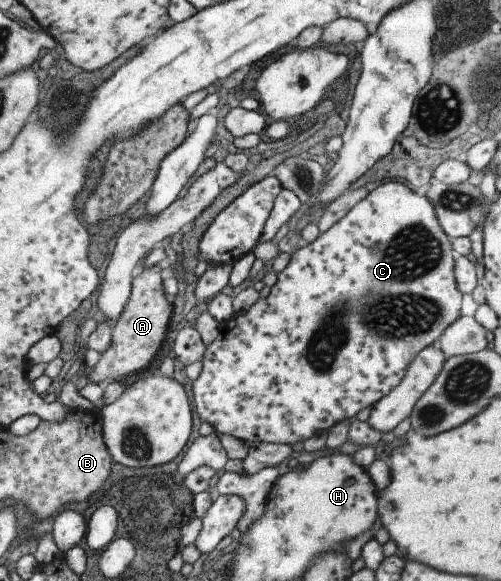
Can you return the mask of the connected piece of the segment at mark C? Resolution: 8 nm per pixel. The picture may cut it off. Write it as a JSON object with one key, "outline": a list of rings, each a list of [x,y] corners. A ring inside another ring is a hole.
{"outline":[[[399,182],[381,184],[329,230],[320,233],[313,242],[294,252],[286,268],[277,273],[277,281],[266,298],[259,298],[249,310],[239,311],[228,324],[219,327],[217,338],[206,346],[202,358],[202,371],[193,381],[193,404],[200,419],[211,424],[215,433],[235,436],[247,442],[250,448],[255,448],[261,443],[291,445],[303,442],[317,432],[330,430],[334,424],[341,423],[342,420],[355,418],[360,410],[372,407],[378,400],[387,396],[387,393],[403,380],[407,369],[419,352],[429,345],[436,345],[445,329],[460,317],[462,292],[456,285],[455,261],[456,254],[452,241],[441,228],[434,204],[426,195],[419,195],[412,188]],[[351,306],[355,306],[355,312],[347,312]]]}

